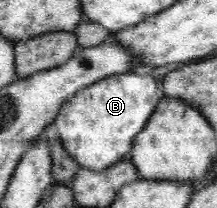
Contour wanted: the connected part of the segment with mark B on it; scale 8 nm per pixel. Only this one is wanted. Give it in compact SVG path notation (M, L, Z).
M112 75L74 94L61 106L54 124L66 152L80 166L93 171L106 170L128 157L132 140L146 126L160 98L158 84L152 75Z

